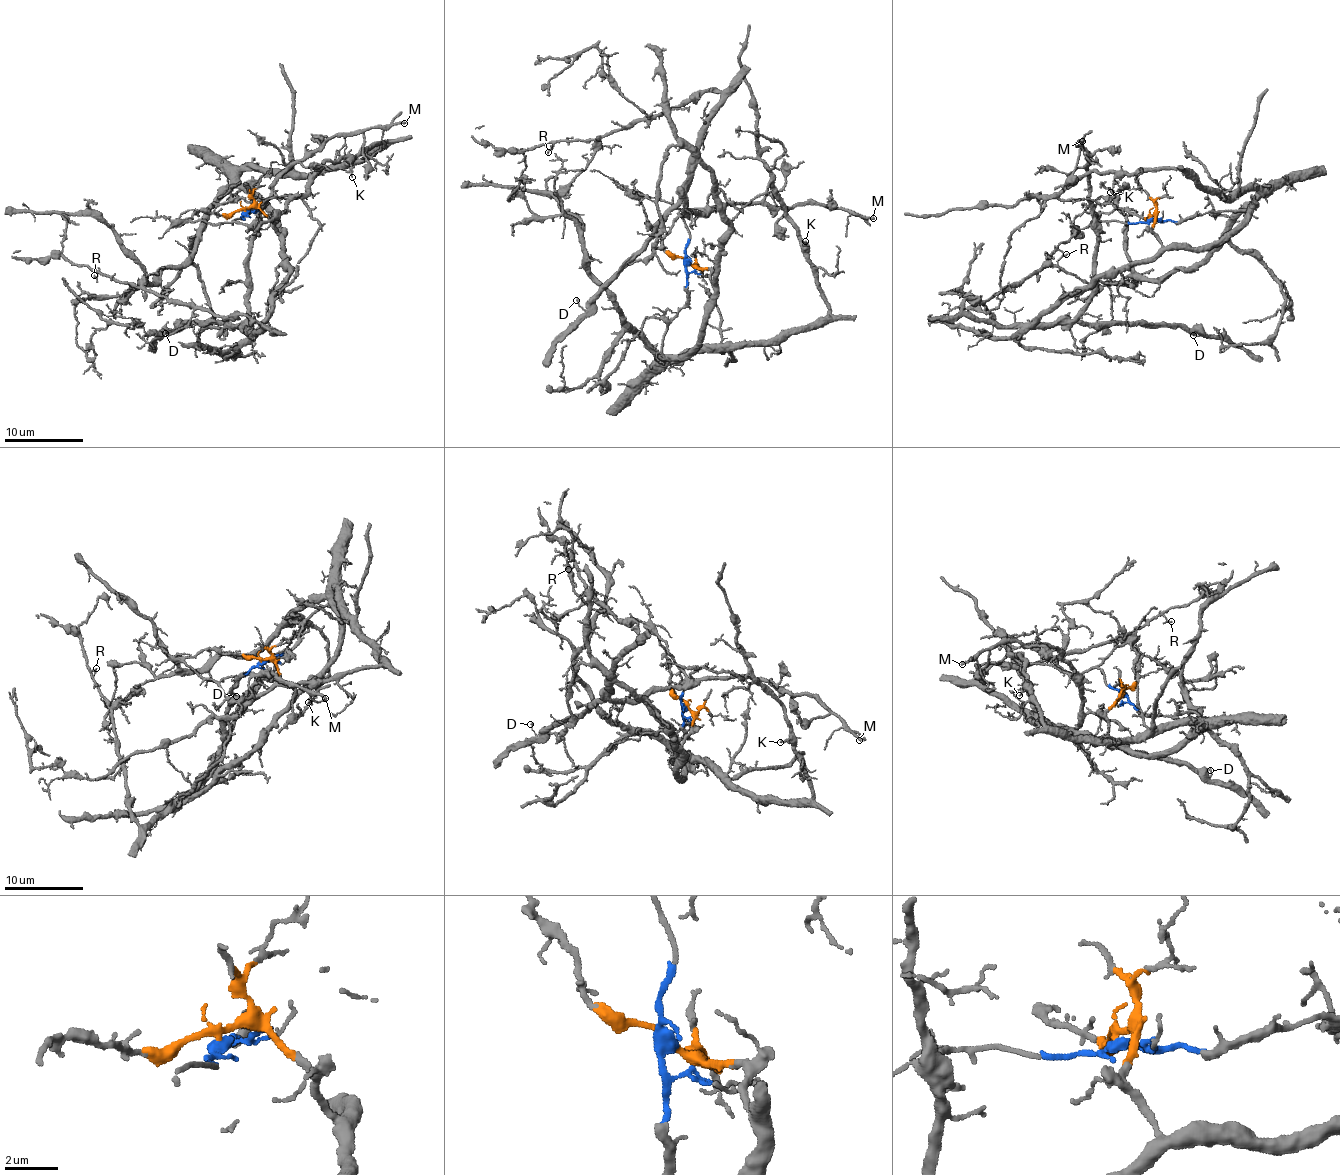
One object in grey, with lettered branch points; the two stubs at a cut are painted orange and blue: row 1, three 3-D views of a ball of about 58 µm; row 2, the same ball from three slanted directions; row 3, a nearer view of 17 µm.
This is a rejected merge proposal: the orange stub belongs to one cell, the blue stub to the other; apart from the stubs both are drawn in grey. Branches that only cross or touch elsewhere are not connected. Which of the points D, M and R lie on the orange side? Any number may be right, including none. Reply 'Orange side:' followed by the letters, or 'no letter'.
Orange side: no letter

